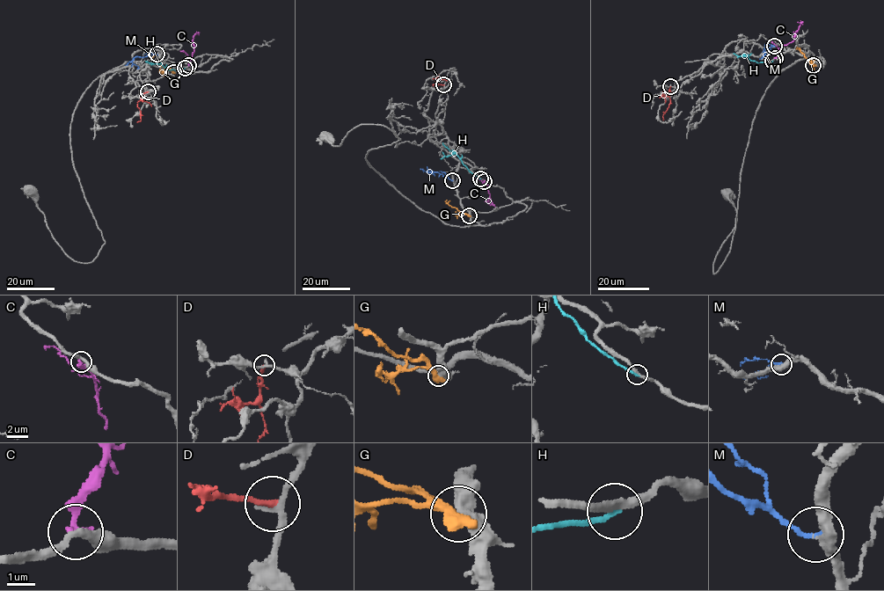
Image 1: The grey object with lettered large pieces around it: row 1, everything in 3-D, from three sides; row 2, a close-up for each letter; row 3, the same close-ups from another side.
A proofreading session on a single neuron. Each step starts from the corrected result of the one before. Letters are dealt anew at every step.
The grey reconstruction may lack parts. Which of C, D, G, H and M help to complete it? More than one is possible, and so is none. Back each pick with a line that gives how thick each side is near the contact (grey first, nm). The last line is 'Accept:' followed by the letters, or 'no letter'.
M: Thickness 400 nm (grey) against 170 nm
Accept: M

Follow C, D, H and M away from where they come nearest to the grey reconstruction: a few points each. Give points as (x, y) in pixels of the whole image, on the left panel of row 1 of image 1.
C: (188, 65), (194, 49), (193, 36), (199, 32)
D: (148, 91), (137, 102), (141, 120), (137, 122)
H: (185, 68), (168, 69), (160, 63), (150, 63), (147, 61)
M: (157, 54), (135, 56), (132, 62), (137, 69)

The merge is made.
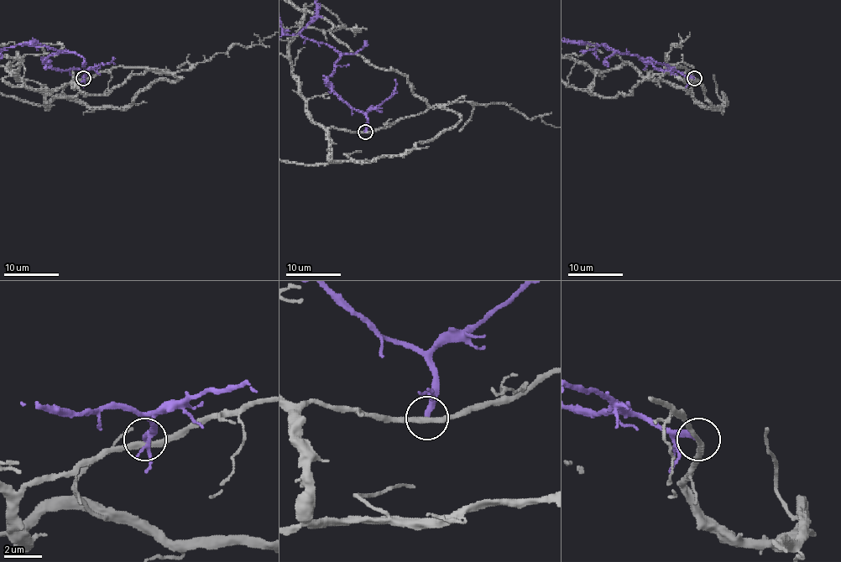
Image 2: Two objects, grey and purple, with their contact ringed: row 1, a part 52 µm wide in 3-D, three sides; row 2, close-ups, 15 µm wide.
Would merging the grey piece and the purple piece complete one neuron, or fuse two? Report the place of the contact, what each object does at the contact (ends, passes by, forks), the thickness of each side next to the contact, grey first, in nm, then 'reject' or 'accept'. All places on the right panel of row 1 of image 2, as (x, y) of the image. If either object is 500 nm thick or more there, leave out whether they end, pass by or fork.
place (694, 78); grey passes by; purple ends; calibres 280 and 280 nm; reject

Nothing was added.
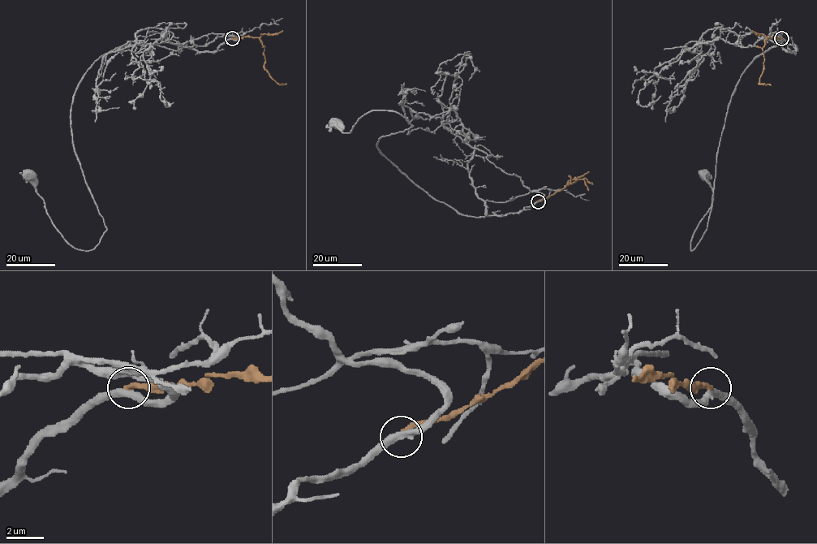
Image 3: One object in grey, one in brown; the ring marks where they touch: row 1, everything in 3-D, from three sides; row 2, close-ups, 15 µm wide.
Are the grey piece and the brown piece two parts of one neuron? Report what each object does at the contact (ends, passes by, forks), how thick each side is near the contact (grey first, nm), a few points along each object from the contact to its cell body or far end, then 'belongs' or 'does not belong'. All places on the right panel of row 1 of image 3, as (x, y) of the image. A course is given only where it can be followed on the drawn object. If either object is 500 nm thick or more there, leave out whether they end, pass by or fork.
grey passes by | brown ends | 400/320 nm | grey via (782, 38), (797, 50), (771, 47), (737, 84), (706, 230), (692, 250), (713, 200), (704, 174) | brown via (782, 38), (769, 37), (763, 47), (763, 68), (760, 83), (771, 85) | does not belong

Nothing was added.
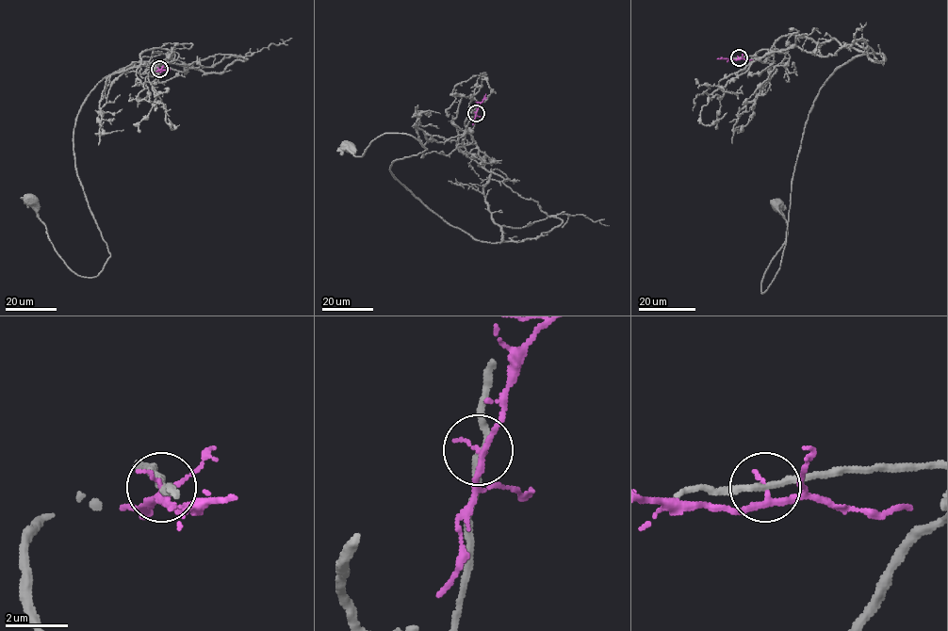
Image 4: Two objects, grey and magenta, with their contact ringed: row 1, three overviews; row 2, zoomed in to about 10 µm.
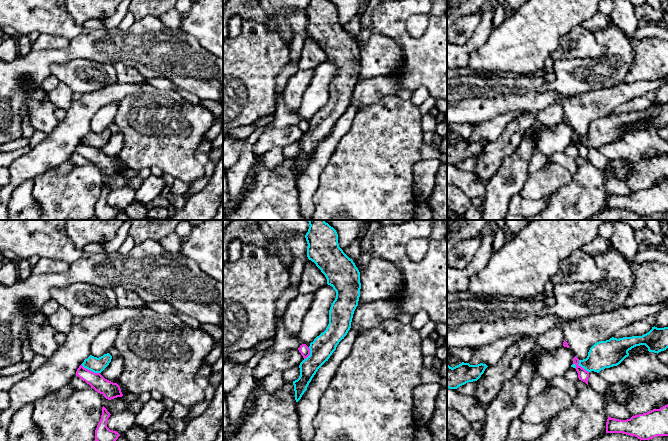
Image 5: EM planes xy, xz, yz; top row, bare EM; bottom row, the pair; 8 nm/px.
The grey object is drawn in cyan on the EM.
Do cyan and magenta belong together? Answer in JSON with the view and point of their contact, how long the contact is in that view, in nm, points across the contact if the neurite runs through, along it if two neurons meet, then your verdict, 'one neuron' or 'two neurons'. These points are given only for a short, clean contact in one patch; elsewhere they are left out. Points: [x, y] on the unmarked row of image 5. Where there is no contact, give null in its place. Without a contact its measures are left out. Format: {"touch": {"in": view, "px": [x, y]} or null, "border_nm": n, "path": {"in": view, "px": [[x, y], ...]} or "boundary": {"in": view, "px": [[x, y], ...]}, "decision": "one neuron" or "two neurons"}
{"touch": {"in": "yz", "px": [581, 142]}, "border_nm": 150, "boundary": {"in": "yz", "px": [[573, 139], [580, 141], [588, 148]]}, "decision": "two neurons"}

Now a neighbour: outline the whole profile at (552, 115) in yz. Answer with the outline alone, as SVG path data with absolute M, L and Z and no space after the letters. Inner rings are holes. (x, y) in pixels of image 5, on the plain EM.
M556 102L545 109L539 111L537 114L537 121L541 126L554 126L563 121L564 110L560 102Z

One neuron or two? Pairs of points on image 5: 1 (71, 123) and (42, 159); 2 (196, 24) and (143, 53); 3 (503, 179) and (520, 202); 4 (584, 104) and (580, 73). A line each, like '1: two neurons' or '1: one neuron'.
1: one neuron
2: two neurons
3: two neurons
4: two neurons

